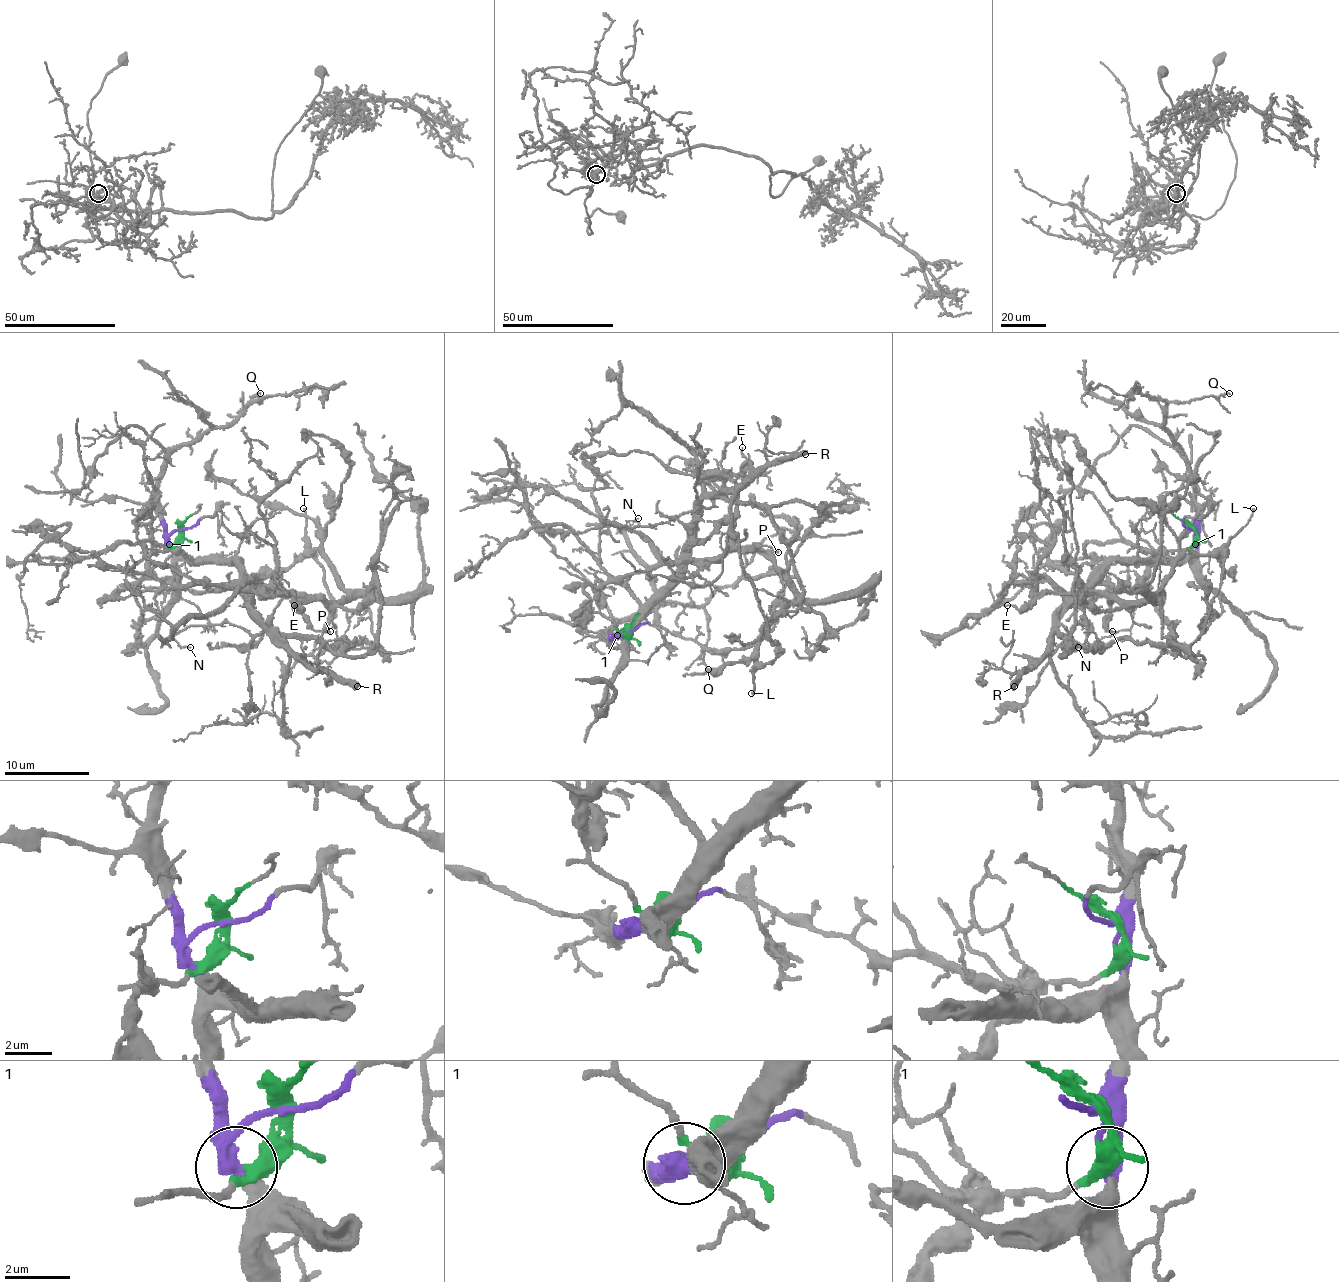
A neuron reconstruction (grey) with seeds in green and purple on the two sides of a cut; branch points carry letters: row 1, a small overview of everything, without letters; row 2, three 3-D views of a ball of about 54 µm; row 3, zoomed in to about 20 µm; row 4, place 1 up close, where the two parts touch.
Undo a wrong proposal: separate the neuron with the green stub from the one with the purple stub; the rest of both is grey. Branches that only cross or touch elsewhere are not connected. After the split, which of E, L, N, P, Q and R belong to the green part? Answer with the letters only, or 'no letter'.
E, L, P

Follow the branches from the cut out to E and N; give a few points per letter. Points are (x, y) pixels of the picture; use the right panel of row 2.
E: (1193, 528), (1195, 541), (1153, 566), (1132, 591), (1117, 585), (1104, 591), (1047, 594), (1019, 608), (1007, 604)
N: (1193, 528), (1195, 549), (1189, 553), (1115, 560), (1058, 619), (1068, 634), (1085, 625), (1087, 636), (1079, 647)

